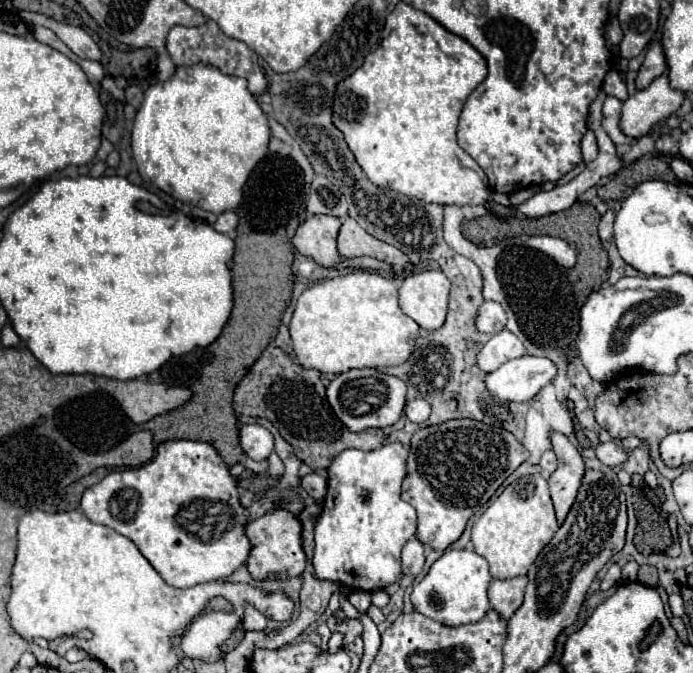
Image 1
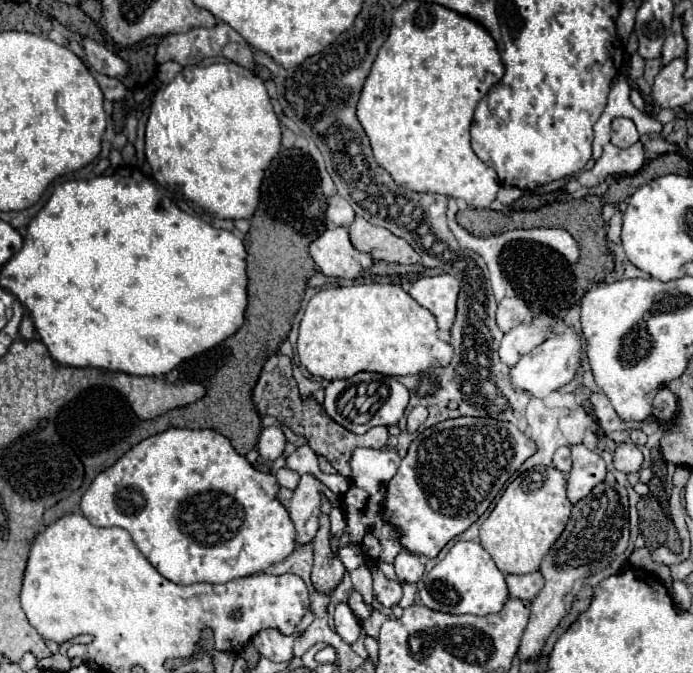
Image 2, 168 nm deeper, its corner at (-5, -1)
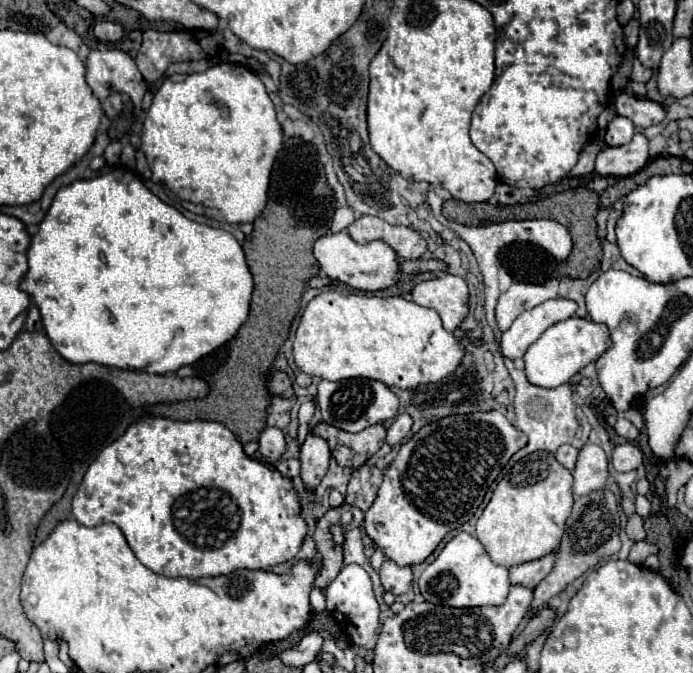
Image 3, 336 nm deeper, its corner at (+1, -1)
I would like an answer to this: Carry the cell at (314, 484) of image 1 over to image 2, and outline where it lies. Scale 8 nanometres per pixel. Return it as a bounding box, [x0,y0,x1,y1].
[275,469,299,489]

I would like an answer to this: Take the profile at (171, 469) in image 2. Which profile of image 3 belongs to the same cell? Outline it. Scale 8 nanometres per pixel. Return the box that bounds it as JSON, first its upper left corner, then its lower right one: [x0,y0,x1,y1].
[73,413,307,579]

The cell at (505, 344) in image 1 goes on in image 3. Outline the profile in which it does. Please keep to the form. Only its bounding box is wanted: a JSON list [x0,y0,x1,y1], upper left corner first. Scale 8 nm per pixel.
[501,299,577,359]

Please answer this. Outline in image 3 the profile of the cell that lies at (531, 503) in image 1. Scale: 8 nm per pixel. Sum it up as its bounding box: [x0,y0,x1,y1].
[477,451,573,567]

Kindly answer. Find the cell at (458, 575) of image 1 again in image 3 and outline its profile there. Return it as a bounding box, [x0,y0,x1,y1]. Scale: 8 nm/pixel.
[419,533,509,607]

